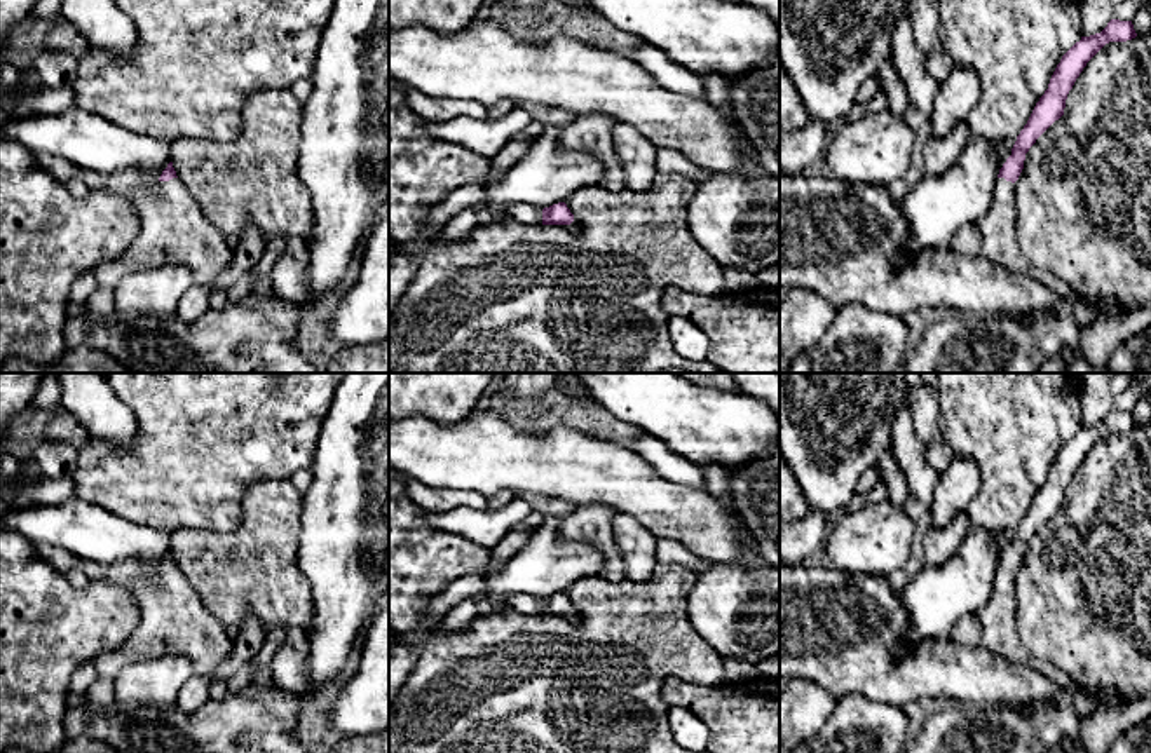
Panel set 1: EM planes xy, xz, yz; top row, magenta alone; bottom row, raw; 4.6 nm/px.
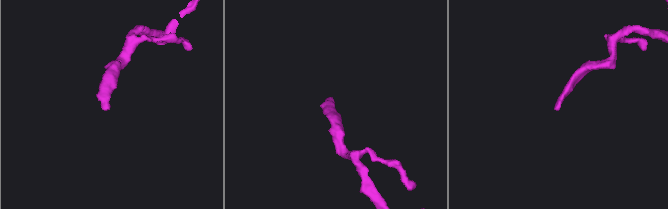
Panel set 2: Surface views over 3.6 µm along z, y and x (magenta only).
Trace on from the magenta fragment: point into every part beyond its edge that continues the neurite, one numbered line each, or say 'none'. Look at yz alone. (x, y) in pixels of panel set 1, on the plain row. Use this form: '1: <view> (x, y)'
1: yz (1000, 635)

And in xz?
1: xz (524, 603)

